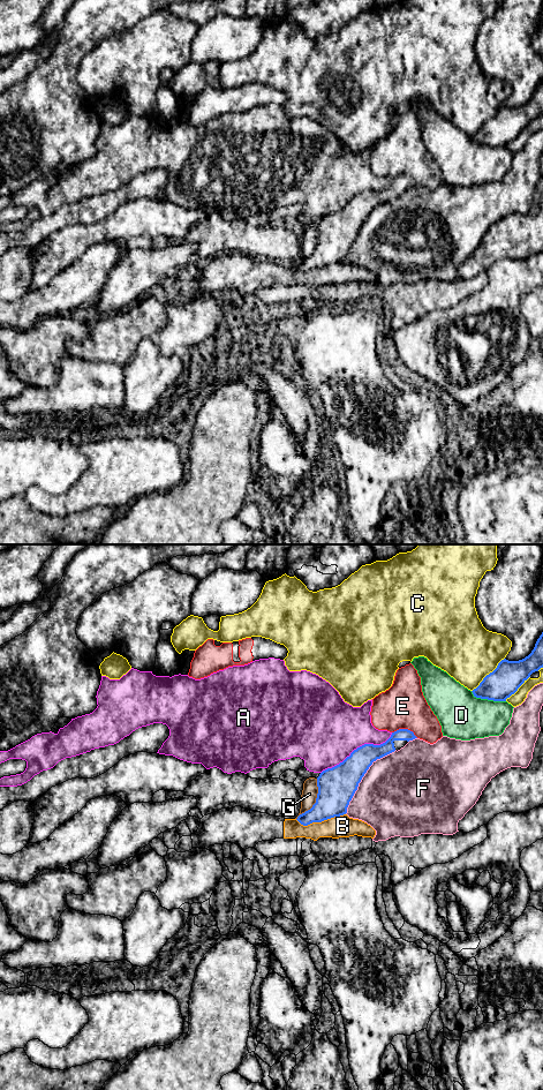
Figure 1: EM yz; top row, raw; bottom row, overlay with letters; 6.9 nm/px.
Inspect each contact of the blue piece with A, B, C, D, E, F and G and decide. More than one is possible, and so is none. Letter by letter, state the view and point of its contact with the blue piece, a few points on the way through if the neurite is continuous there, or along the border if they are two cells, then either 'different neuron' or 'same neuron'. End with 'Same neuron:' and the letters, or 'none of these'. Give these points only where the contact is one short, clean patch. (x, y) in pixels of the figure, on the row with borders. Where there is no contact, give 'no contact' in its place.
A: contact yz (357, 748); different neuron
B: contact yz (319, 821); border yz (345, 813), (307, 825), (301, 825), (295, 819); different neuron
C: contact yz (489, 674); different neuron
D: contact yz (488, 699); different neuron
E: contact yz (405, 729); different neuron
F: contact yz (363, 775); different neuron
G: contact yz (316, 801); different neuron
Same neuron: none of these

